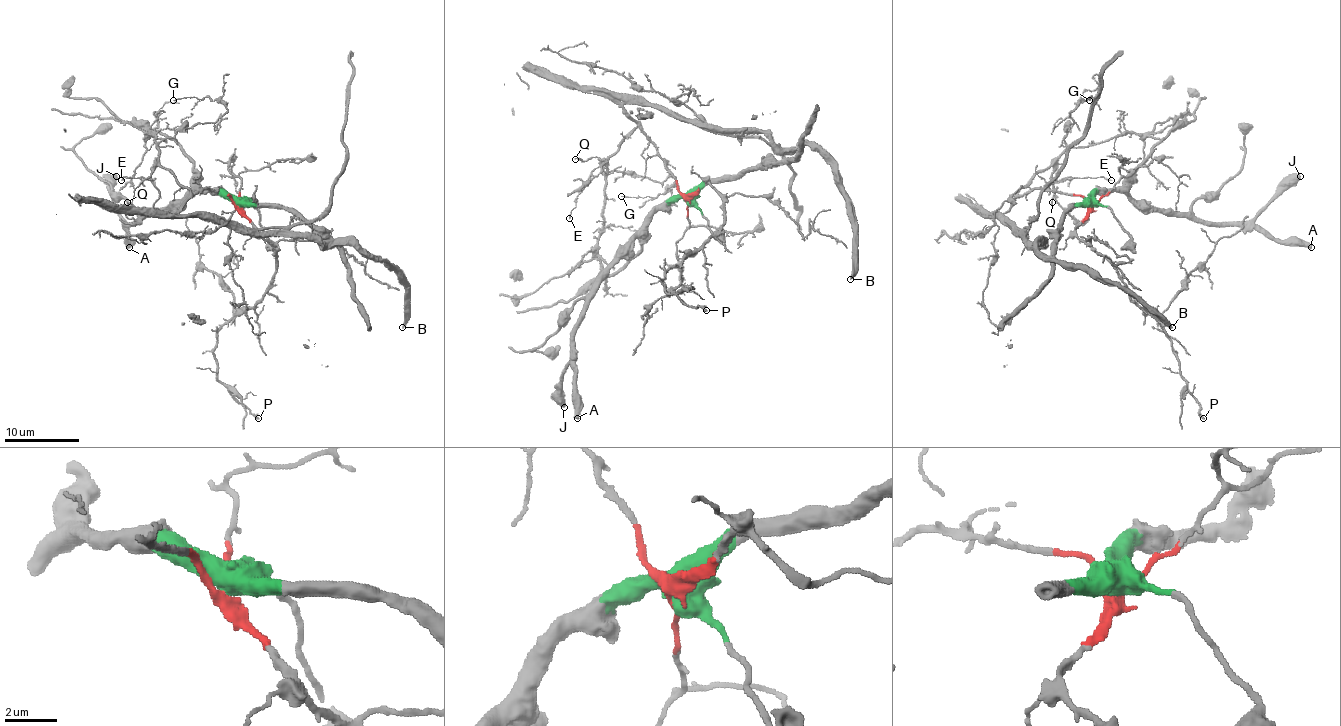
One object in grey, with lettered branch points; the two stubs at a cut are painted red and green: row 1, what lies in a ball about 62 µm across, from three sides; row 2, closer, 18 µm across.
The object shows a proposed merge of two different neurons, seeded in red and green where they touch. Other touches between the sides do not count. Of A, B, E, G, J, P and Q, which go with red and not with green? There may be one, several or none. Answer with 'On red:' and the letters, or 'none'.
On red: B, E, G, P, Q

